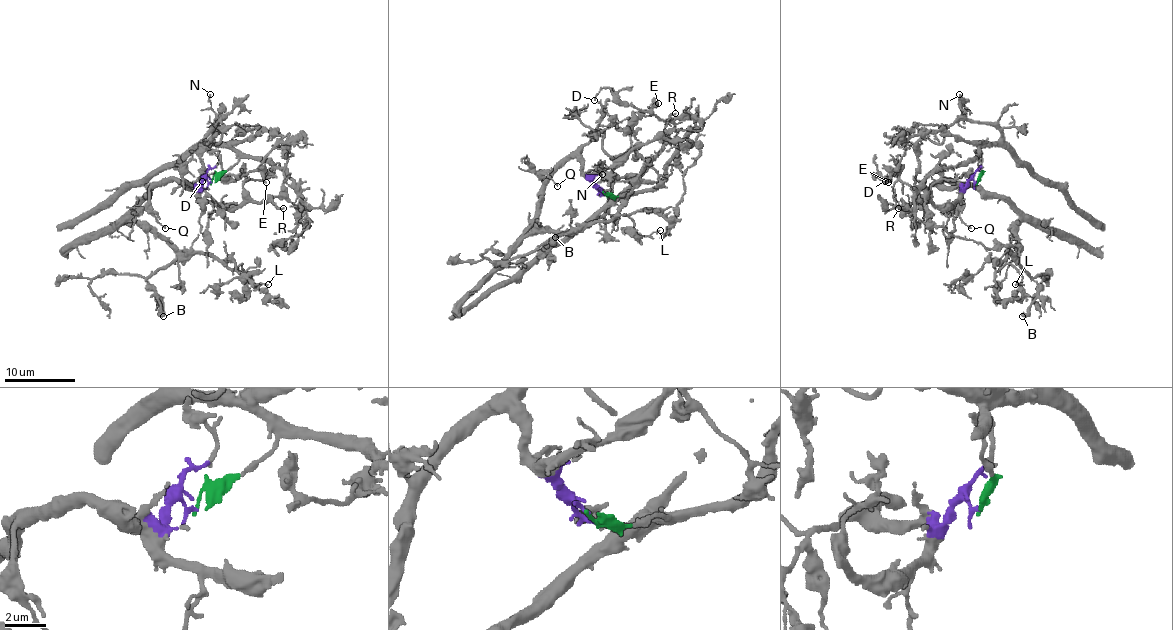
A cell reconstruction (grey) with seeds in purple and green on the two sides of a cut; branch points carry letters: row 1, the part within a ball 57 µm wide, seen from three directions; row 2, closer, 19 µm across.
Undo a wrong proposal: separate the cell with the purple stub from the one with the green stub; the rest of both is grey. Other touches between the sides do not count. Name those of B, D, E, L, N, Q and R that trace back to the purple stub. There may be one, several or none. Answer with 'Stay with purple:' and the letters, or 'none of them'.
Stay with purple: B, L, Q, R

